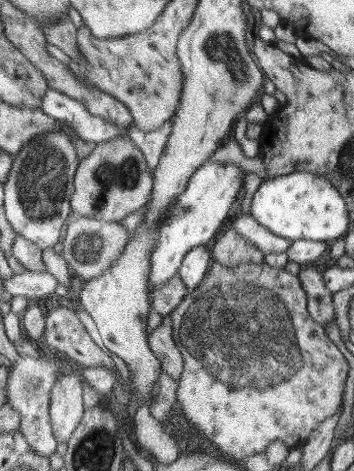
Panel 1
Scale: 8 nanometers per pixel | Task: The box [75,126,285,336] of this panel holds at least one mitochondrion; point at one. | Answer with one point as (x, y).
(109, 175)

